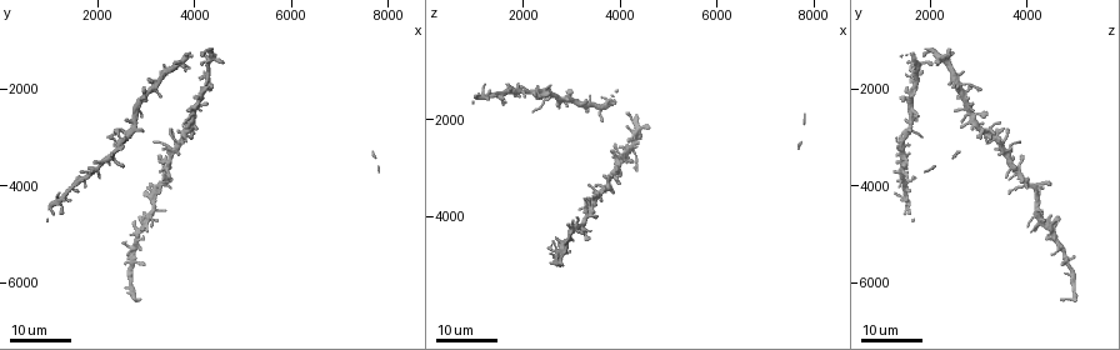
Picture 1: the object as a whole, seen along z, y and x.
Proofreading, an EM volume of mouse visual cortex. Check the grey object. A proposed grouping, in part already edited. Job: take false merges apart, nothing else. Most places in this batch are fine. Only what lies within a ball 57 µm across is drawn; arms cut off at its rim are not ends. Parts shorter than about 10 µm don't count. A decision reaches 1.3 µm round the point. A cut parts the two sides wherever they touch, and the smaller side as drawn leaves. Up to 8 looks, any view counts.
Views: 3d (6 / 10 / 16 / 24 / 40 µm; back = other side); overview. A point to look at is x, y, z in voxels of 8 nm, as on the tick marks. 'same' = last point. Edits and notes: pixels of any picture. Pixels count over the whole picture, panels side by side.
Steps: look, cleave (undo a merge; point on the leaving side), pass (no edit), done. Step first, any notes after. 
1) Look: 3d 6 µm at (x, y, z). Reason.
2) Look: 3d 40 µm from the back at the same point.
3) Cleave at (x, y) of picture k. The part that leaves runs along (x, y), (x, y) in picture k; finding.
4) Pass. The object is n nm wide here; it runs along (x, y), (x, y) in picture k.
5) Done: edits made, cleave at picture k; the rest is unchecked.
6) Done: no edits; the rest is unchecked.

Look: 3d 24 µm at (3600, 3350, 3500). Side arm on a straight run.

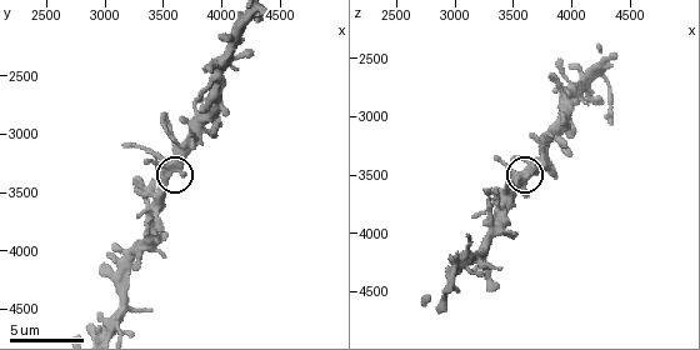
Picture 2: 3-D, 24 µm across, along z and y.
Look: 3d 10 µm at (3520, 3360, 3540).

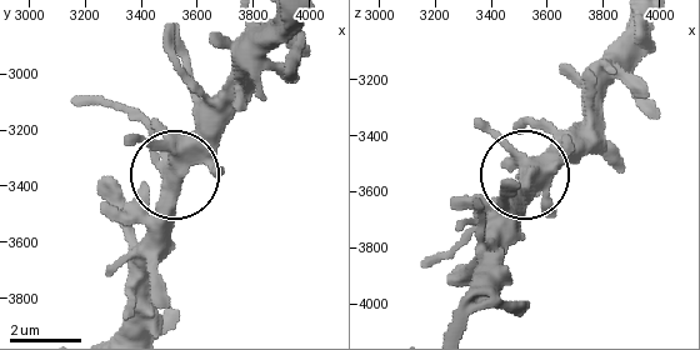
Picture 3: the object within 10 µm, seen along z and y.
Pass. The object is 380 nm wide here; one cell here.

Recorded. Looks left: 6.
Look: 3d 10 µm at (3120, 4560, 4180). Three-way junction.

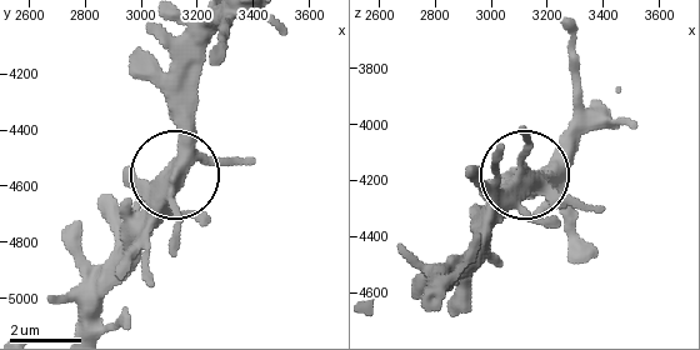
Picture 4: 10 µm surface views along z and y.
Look: 3d 6 µm at (3140, 4590, 4200).

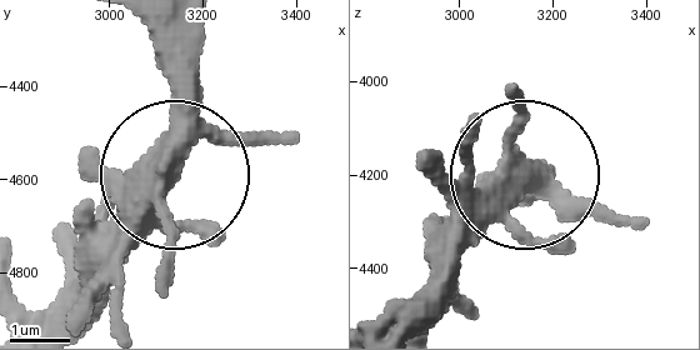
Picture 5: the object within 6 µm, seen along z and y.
Pass. It runs along (183, 33), (173, 168), (84, 266) in picture 5; one cell here.

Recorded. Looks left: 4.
Look: 3d 24 µm at (1700, 3850, 1450). Four arms meet.

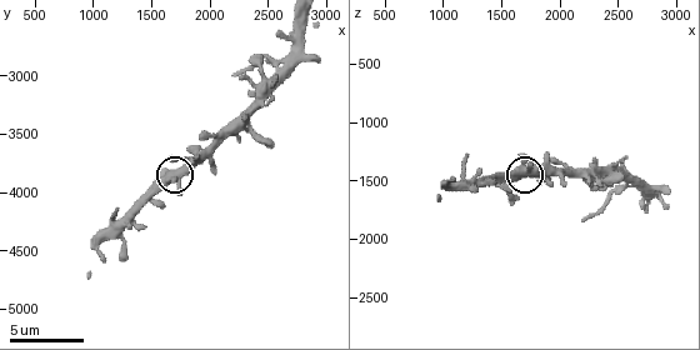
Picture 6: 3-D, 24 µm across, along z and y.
Look: 3d 6 µm at (1660, 3840, 1440). Closer look.

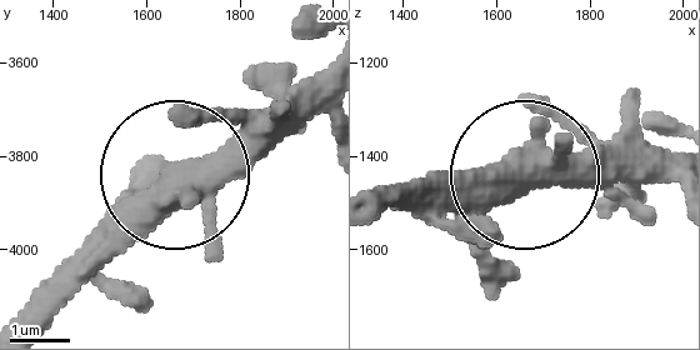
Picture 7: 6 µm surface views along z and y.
Pass. The object is 380 nm wide here; it runs along (671, 175), (423, 185) in picture 7; all the same cell.

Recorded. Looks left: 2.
Look: 3d 24 µm at (4250, 1800, 2400).

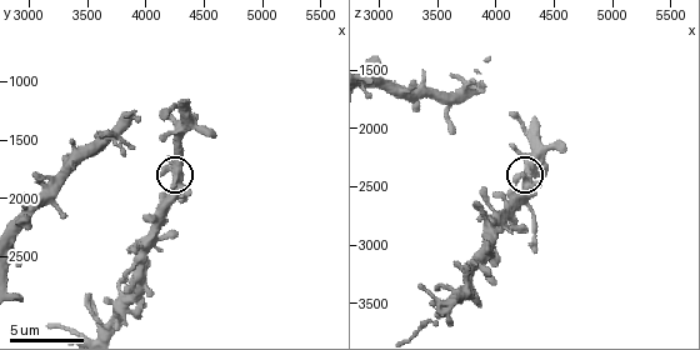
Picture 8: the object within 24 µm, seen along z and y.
Look: 3d 10 µm at (4280, 1780, 2460).

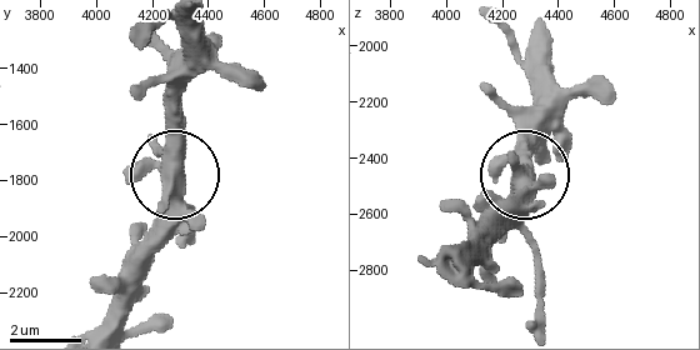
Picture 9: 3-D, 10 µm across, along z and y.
Pass. The object is 520 nm wide here; one cell here.

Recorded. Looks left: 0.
Done: no edits; the rest is unchecked.

